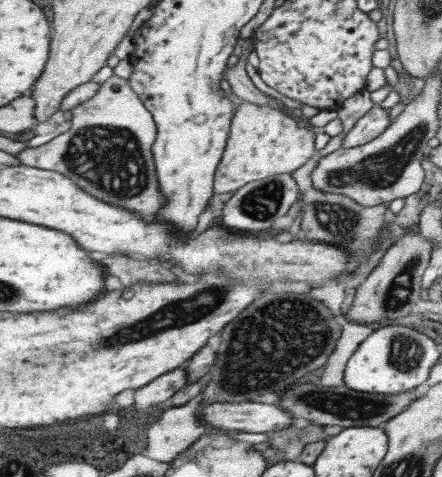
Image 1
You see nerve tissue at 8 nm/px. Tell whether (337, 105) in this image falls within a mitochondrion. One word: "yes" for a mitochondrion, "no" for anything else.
no

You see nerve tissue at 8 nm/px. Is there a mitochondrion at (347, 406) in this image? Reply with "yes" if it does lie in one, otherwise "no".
yes

